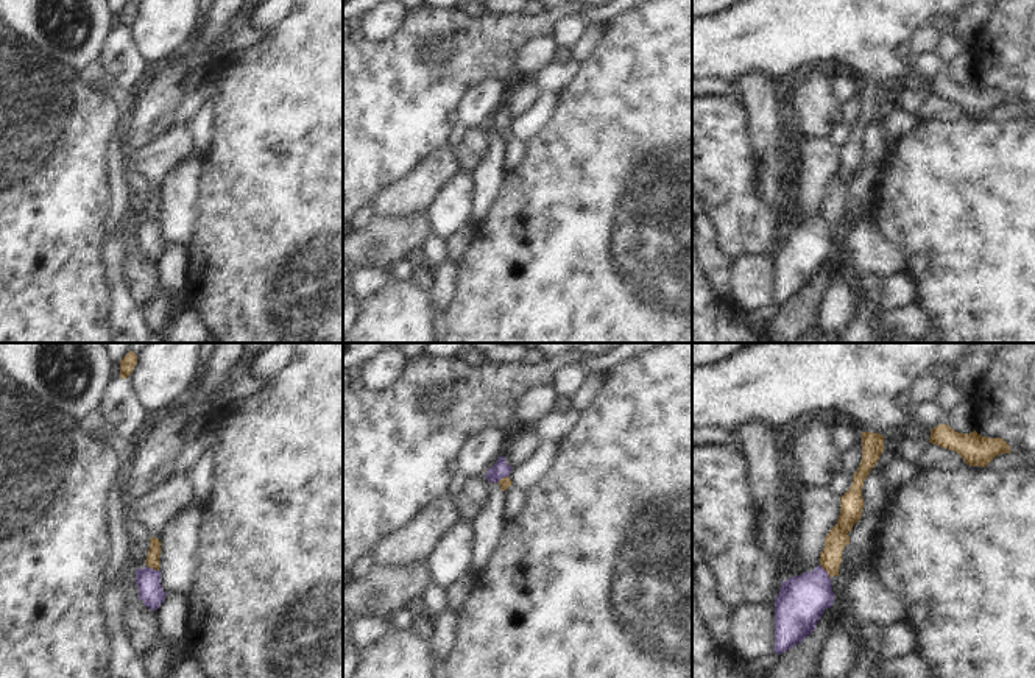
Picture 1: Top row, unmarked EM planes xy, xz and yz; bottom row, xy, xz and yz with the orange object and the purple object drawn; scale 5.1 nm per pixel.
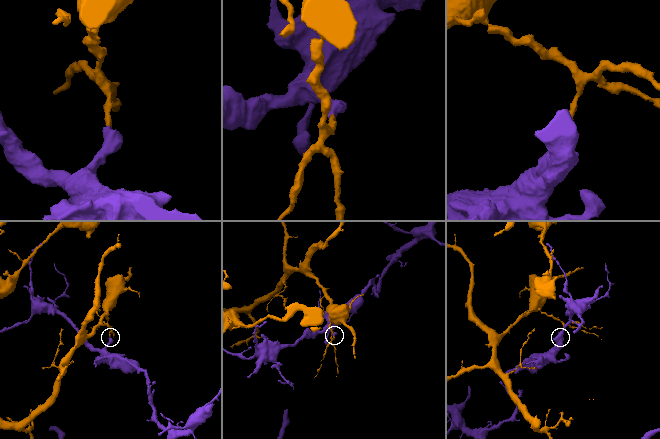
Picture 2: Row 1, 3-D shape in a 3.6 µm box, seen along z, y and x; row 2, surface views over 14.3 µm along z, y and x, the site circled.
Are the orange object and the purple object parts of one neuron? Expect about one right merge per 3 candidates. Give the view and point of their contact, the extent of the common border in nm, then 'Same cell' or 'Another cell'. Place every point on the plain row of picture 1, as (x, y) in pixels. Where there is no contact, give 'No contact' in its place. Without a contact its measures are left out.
Touches orange at yz (826, 222). Shared border 90 nm. Another cell.

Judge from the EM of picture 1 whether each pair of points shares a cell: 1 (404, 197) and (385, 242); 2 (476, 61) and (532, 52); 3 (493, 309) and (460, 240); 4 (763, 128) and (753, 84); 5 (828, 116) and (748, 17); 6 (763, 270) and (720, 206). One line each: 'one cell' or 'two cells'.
1: two cells
2: two cells
3: two cells
4: one cell
5: two cells
6: two cells

